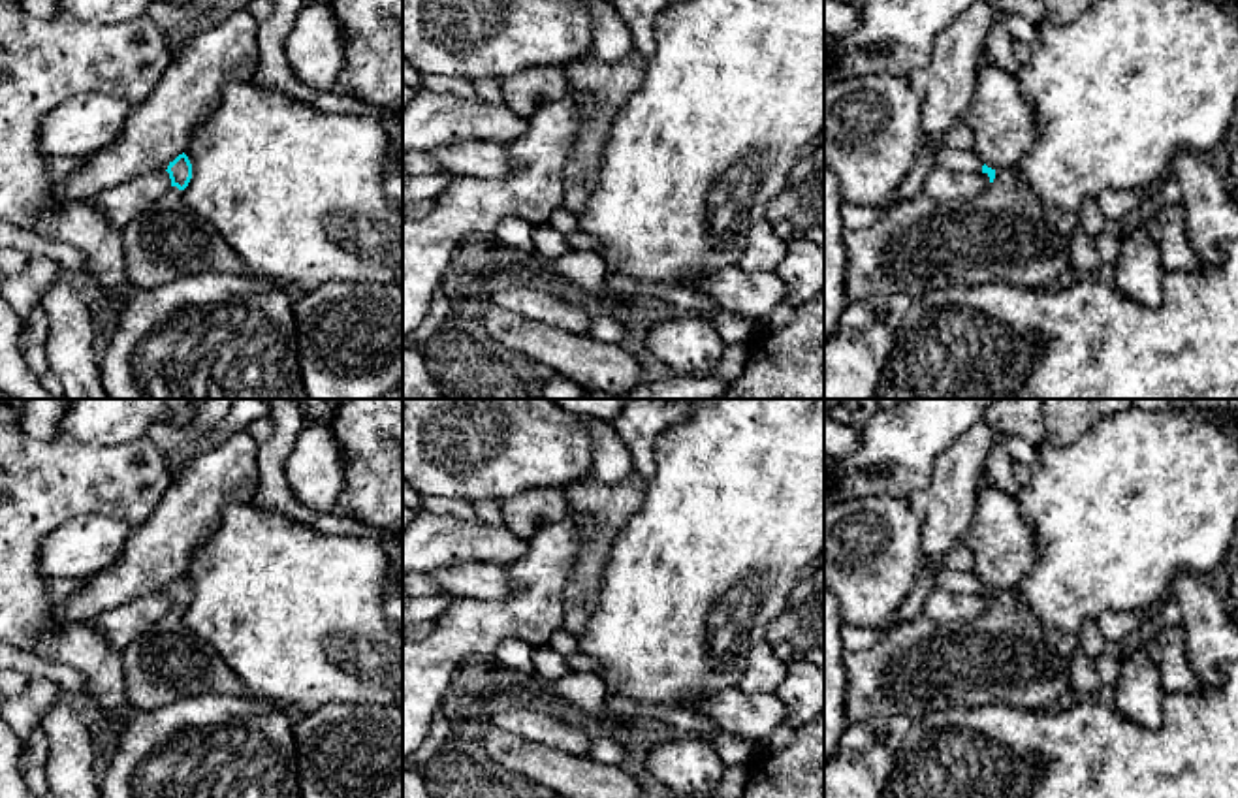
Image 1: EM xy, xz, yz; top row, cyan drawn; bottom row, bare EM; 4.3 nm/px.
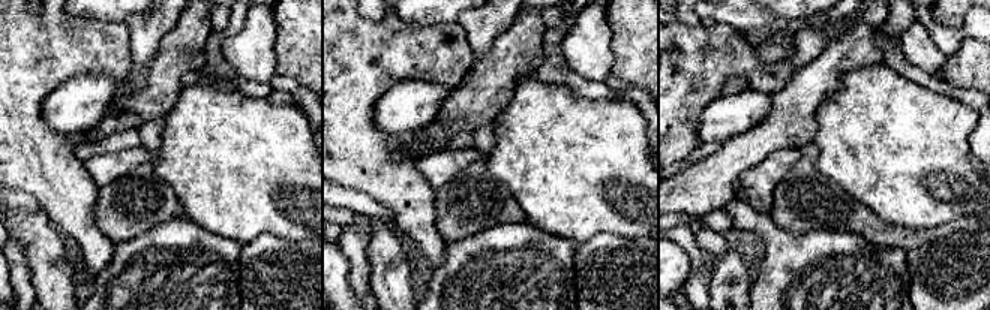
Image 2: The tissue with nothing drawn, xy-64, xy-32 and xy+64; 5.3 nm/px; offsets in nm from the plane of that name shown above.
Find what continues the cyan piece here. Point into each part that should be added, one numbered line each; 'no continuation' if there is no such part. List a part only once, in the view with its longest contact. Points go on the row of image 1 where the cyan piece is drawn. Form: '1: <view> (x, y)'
1: yz (1005, 234)

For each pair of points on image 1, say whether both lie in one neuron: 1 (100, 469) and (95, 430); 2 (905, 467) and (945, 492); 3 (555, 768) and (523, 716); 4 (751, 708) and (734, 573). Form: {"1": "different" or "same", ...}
{"1": "different", "2": "different", "3": "different", "4": "different"}

